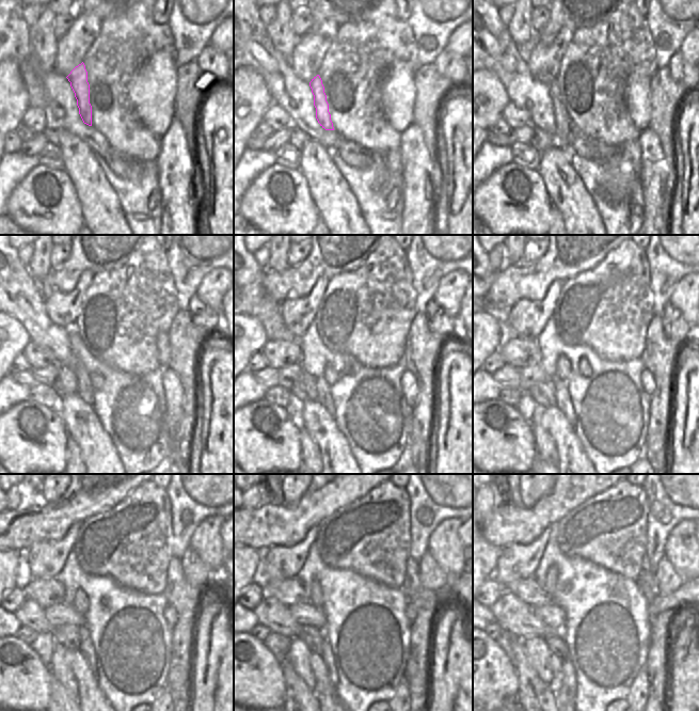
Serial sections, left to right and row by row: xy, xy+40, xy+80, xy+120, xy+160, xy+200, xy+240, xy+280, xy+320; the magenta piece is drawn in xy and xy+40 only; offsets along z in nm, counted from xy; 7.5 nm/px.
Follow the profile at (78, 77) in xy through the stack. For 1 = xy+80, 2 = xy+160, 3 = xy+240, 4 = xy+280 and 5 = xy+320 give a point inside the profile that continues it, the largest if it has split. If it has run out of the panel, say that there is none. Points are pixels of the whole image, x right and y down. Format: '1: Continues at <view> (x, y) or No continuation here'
1: Continues at xy+80 (564, 138)
2: Continues at xy+160 (323, 390)
3: Continues at xy+240 (86, 648)
4: Continues at xy+280 (326, 652)
5: Continues at xy+320 (567, 691).

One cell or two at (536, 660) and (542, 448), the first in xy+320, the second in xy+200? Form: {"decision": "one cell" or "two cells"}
{"decision": "one cell"}

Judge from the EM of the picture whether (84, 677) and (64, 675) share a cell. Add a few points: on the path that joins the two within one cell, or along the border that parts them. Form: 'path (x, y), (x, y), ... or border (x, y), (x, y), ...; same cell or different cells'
border (65, 652), (64, 660), (76, 680), (79, 697); different cells

